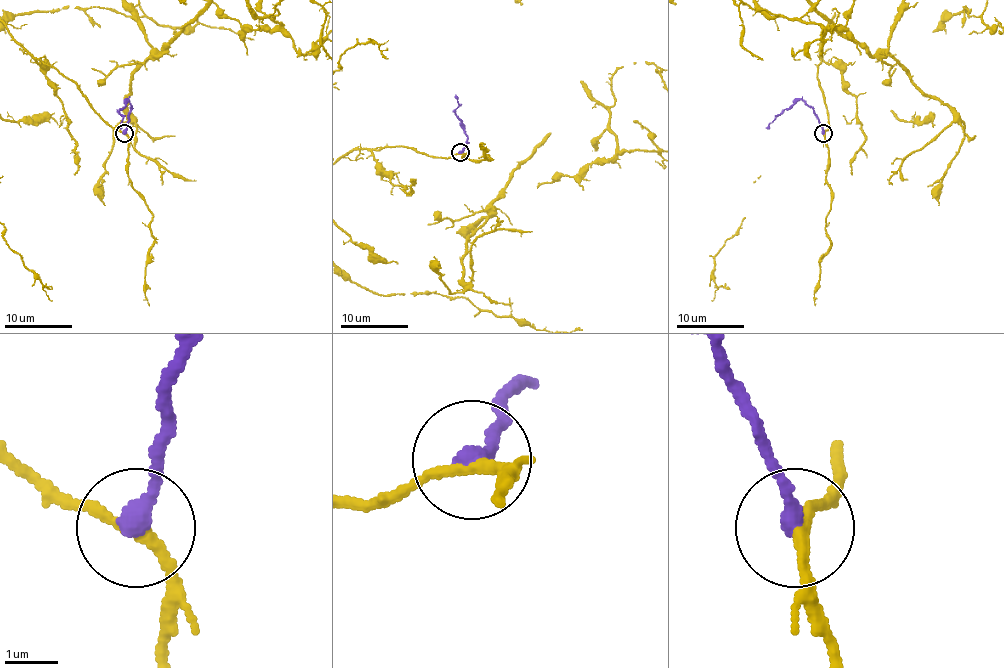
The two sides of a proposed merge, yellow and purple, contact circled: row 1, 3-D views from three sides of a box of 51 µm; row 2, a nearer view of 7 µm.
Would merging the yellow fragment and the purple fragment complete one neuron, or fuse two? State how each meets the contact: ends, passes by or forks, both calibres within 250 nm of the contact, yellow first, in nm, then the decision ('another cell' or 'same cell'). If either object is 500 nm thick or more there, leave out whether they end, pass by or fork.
yellow passes by | purple ends | 200/360 nm | another cell

